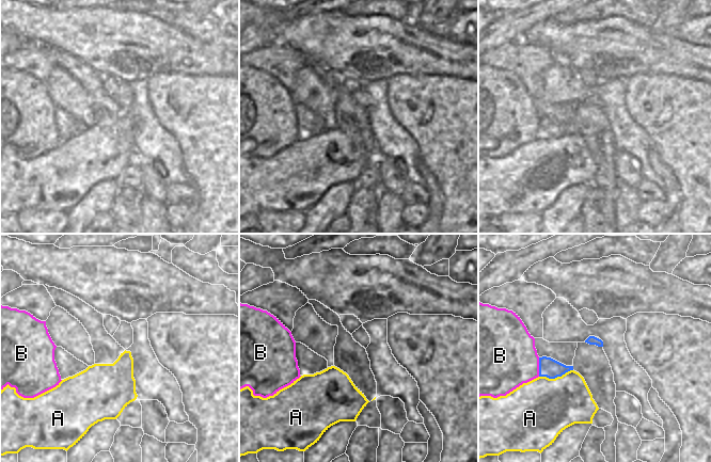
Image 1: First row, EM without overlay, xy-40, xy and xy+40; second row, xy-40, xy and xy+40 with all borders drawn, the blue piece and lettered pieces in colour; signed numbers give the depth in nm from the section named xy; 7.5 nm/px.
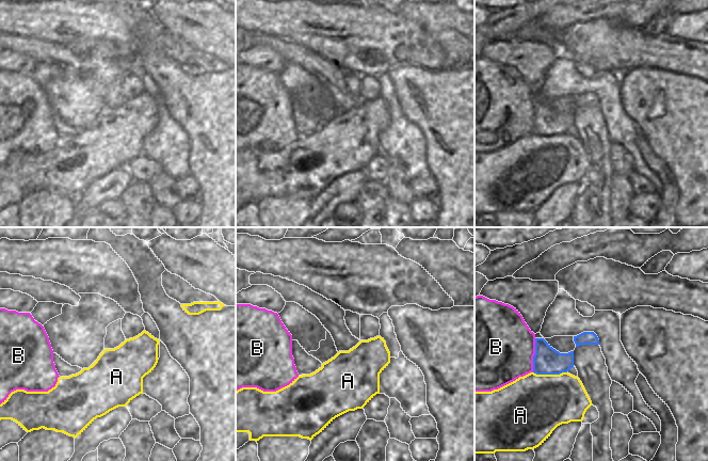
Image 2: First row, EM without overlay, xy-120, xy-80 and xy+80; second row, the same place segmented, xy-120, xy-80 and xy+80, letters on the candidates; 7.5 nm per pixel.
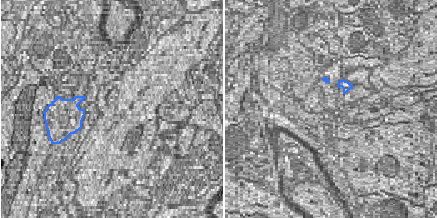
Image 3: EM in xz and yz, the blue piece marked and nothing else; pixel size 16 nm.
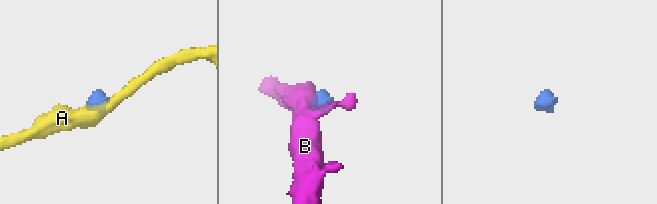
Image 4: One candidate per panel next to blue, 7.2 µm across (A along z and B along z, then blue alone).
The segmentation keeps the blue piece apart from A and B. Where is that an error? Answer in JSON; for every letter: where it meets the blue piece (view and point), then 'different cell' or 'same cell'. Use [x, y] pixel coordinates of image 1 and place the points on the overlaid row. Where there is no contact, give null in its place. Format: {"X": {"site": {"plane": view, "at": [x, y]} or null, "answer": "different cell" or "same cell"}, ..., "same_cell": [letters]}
{"A": {"site": {"plane": "xy+40", "at": [555, 377]}, "answer": "different cell"}, "B": {"site": {"plane": "xy+40", "at": [539, 367]}, "answer": "different cell"}, "same_cell": []}

